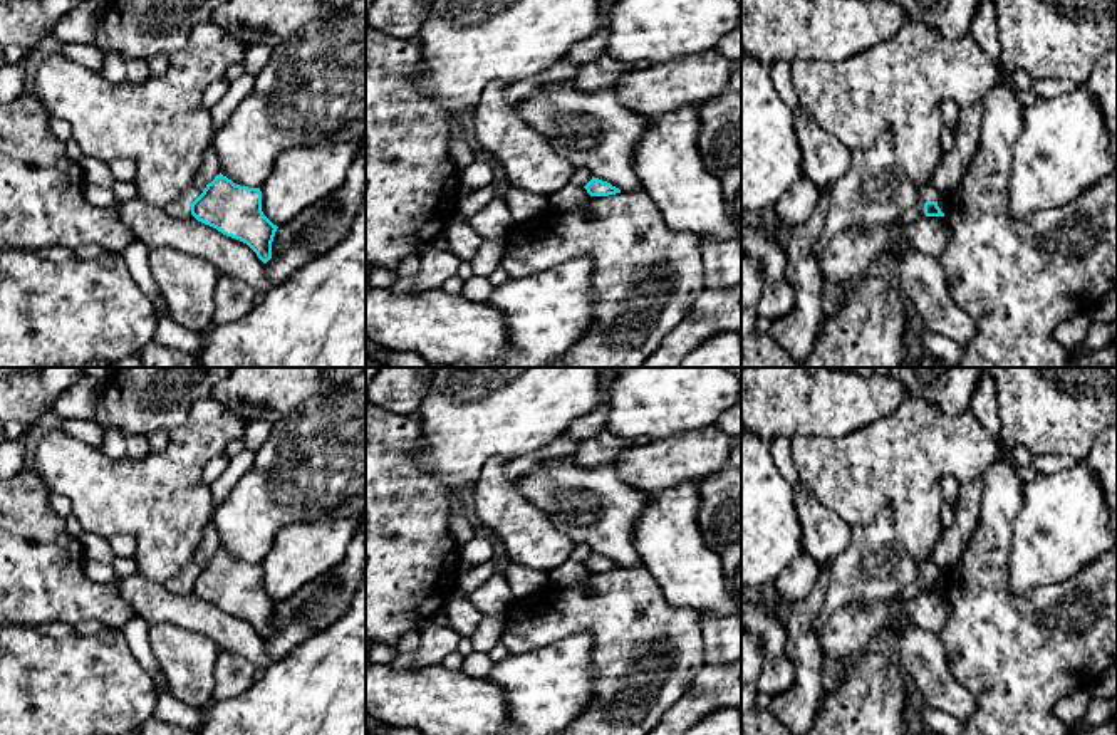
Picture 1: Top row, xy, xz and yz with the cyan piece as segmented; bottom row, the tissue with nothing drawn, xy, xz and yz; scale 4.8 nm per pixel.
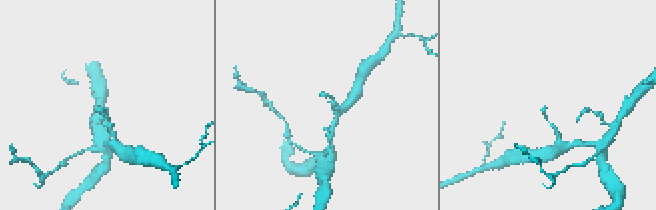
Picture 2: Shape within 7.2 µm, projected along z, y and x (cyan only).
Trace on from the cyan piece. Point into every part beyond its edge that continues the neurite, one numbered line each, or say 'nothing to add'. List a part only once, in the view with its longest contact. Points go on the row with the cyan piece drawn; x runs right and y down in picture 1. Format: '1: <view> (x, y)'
nothing to add

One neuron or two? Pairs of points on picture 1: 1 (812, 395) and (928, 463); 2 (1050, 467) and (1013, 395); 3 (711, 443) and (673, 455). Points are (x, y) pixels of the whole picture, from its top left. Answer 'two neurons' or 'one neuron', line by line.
1: two neurons
2: two neurons
3: one neuron

